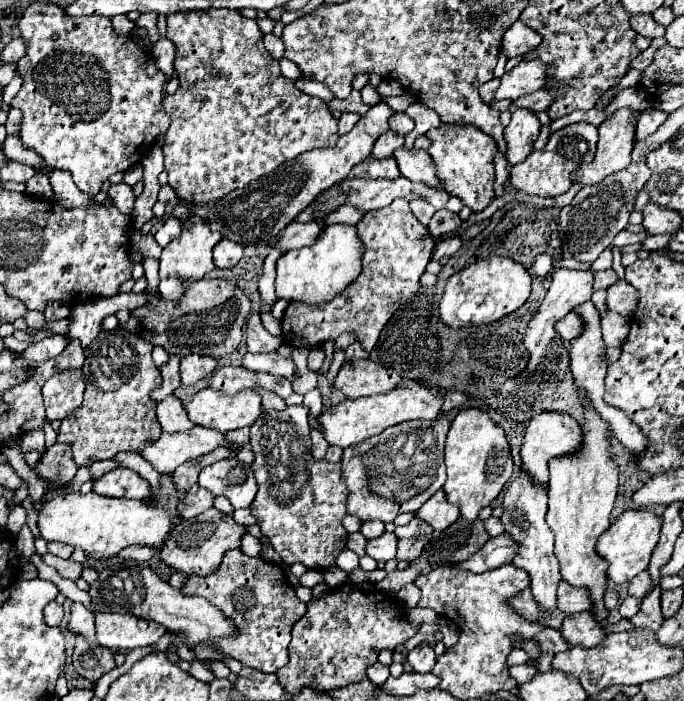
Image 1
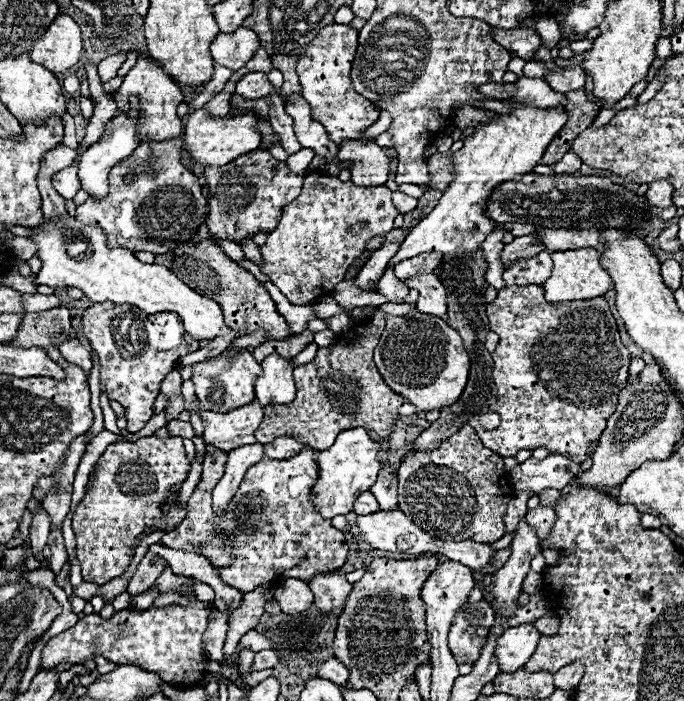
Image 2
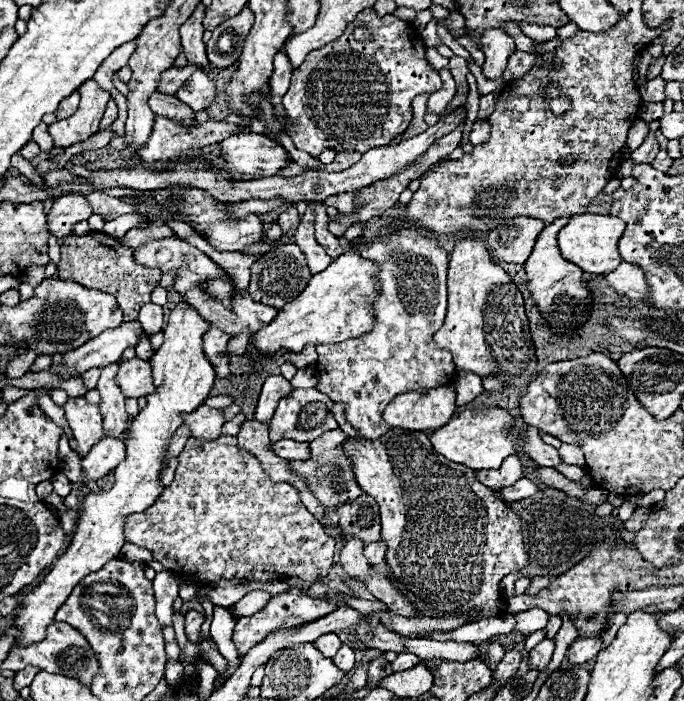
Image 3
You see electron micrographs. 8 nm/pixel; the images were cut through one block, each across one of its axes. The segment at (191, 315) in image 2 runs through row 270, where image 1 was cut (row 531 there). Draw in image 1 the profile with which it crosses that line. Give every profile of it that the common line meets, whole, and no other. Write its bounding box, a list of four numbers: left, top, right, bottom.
[38,492,172,558]

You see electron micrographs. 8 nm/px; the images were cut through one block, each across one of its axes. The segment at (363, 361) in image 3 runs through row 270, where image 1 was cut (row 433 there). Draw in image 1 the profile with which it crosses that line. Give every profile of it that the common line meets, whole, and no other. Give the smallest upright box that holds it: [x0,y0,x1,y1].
[342,414,450,522]

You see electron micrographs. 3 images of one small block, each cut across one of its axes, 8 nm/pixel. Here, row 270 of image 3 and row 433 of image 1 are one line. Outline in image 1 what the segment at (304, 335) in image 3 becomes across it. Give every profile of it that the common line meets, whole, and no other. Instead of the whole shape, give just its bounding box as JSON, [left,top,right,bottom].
[314,384,442,448]

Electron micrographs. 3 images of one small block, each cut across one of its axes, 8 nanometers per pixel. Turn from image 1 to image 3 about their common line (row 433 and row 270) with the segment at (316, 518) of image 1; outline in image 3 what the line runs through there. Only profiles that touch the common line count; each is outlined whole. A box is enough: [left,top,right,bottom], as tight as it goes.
[248,244,312,310]

